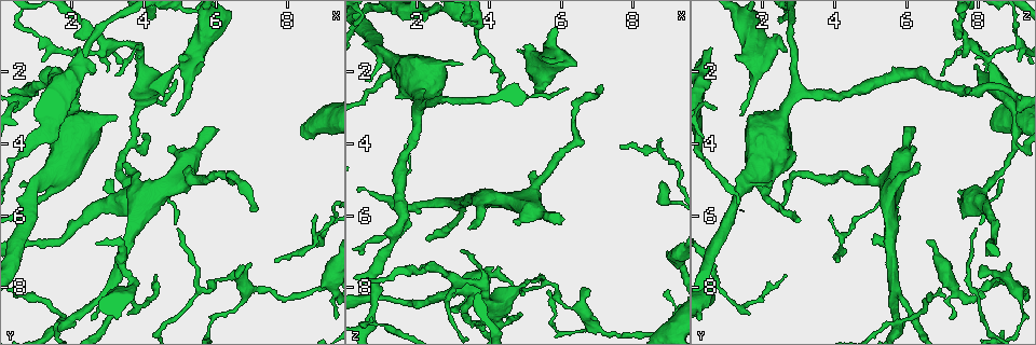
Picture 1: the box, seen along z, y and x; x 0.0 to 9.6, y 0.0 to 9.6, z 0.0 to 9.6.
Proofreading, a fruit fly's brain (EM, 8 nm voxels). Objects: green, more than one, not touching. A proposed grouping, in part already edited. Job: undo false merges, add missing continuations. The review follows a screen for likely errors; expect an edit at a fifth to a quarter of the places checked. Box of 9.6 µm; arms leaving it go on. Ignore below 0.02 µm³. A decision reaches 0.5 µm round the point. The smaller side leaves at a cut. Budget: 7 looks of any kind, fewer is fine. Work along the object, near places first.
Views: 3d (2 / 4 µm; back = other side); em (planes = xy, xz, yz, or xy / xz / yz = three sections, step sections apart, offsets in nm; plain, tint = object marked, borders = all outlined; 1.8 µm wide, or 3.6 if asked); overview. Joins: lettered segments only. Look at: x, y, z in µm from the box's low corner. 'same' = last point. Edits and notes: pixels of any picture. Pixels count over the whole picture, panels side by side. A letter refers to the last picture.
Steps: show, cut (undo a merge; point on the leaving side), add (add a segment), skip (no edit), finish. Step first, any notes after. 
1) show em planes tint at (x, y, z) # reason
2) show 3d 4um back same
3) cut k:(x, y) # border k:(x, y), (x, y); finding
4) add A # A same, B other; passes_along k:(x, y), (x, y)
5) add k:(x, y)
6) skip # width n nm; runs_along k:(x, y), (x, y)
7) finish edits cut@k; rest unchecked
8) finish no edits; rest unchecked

show em planes plain at (1.70, 9.05, 5.75)

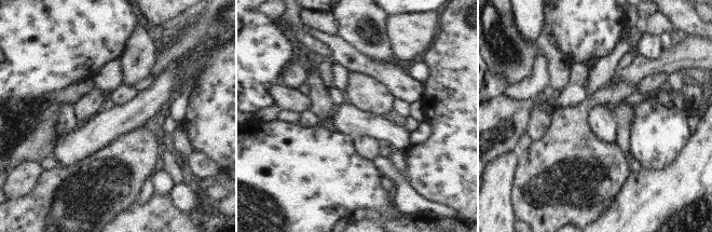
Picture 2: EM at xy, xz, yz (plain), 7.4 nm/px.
show em planes borders same # see the neighbours

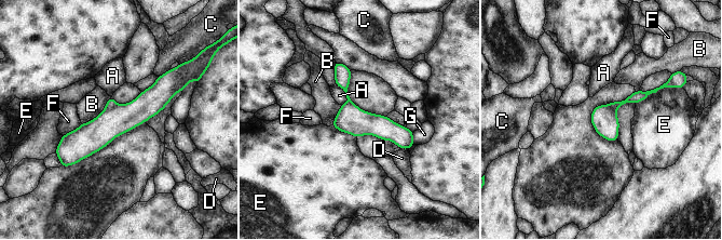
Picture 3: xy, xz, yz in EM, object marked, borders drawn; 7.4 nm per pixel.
cut 3:(111, 103) # A other, B other, C other, D other, E other, F other, G other; part_leaving 3:(645, 94), (613, 105); a second neuron is stuck on

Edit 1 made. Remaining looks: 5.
show overview # see it whole again

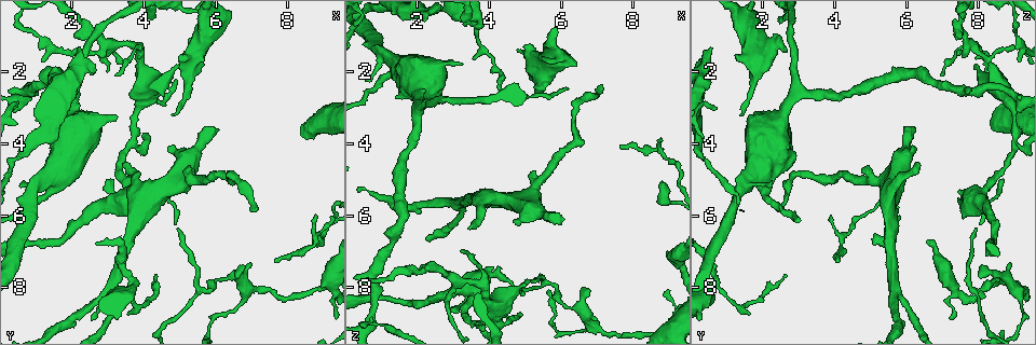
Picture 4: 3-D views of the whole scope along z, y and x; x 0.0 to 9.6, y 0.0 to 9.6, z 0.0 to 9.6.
show 3d 4um back at (6.10, 3.65, 6.15) # branch stops here

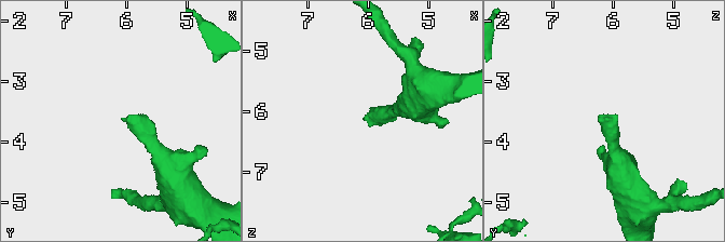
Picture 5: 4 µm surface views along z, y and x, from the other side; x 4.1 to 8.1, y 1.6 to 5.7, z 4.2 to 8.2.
show em planes borders at (6.05, 3.65, 6.10)

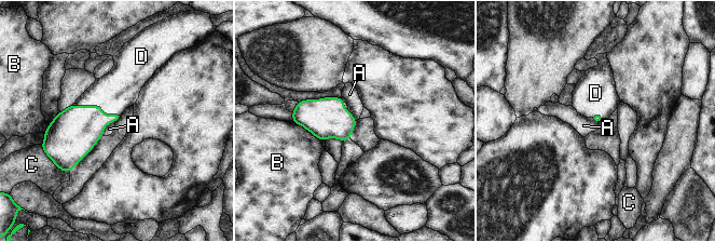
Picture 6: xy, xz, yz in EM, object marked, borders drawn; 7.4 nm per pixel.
add D # longest_contact D 360 nm; A other, B other, C other, D same; passes_along 6:(76, 131), (98, 106), (120, 89); the neuron continues

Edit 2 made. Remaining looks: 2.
finish edits cut@3, add@6; rest unchecked

